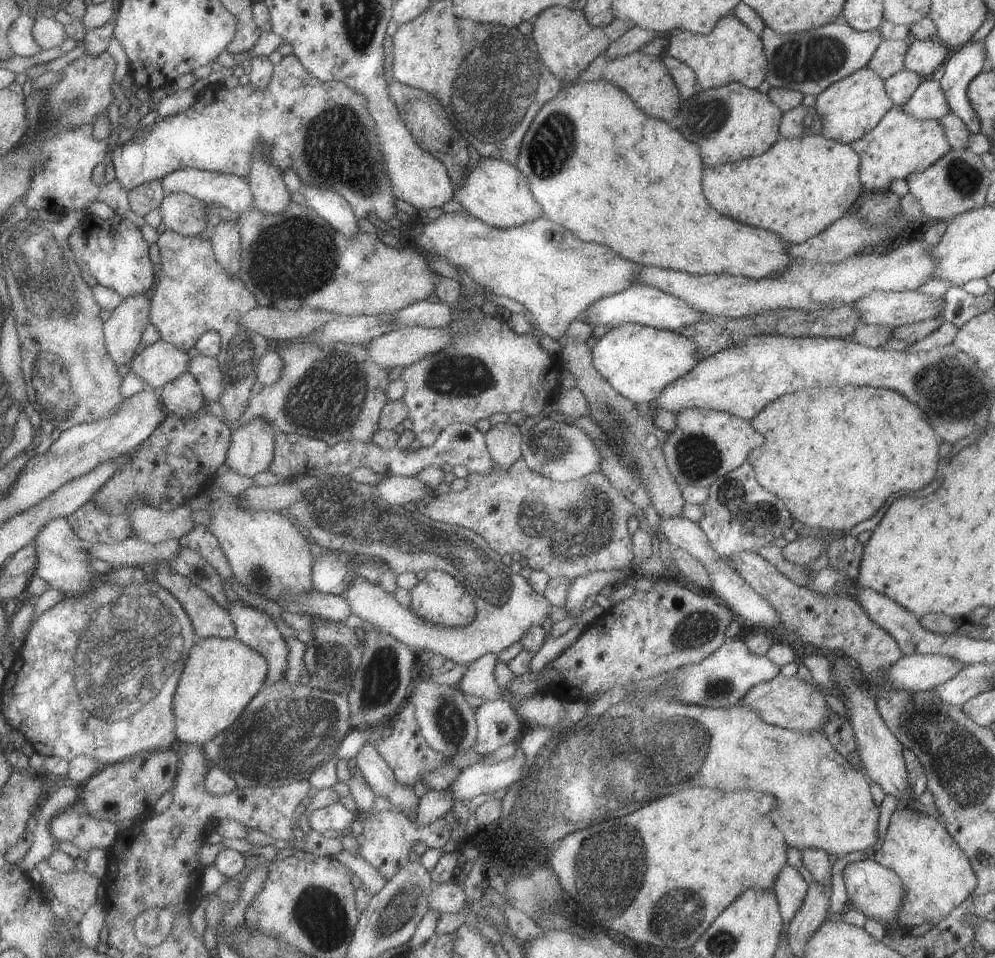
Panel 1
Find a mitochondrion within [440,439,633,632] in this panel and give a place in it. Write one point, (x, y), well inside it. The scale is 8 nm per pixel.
(573, 523)

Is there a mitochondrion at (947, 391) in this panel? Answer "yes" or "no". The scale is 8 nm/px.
yes

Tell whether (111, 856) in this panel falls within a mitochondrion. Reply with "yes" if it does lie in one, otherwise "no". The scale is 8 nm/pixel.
no

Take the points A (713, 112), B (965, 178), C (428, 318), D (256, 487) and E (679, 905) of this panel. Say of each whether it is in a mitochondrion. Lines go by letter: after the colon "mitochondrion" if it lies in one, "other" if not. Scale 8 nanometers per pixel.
A: mitochondrion
B: mitochondrion
C: other
D: other
E: mitochondrion

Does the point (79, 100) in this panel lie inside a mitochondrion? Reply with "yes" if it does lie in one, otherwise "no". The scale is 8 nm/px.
yes

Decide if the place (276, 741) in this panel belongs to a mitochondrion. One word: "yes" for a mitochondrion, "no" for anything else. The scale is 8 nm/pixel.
yes

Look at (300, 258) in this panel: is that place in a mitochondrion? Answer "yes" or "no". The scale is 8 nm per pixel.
yes

